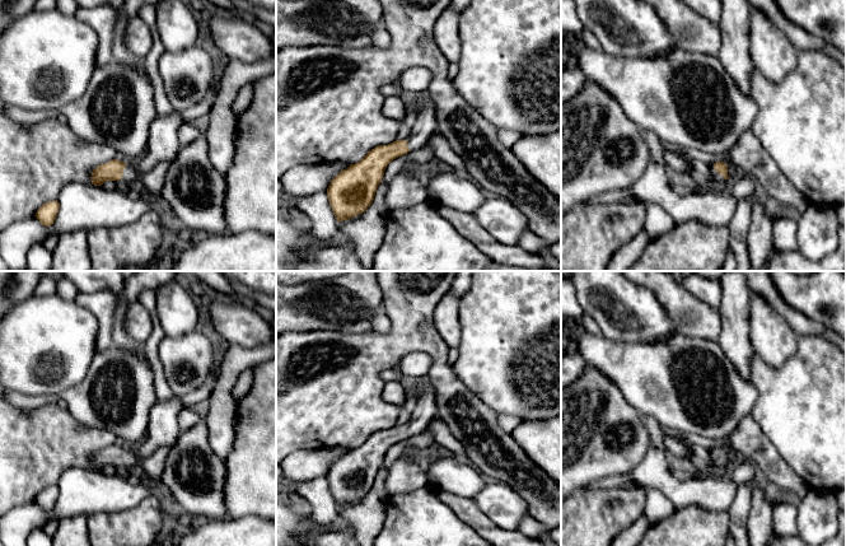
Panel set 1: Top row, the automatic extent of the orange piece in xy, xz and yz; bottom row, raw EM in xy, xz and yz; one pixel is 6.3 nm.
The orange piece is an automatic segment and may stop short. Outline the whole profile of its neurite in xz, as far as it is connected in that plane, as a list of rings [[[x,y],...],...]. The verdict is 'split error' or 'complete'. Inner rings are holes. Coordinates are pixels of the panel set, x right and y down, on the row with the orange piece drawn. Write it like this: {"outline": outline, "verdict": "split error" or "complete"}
{"outline": [[[430,95],[419,102],[416,122],[406,140],[396,140],[369,150],[360,162],[350,164],[331,181],[327,197],[337,221],[366,211],[373,204],[387,165],[410,150],[425,148],[435,131],[435,101]]], "verdict": "split error"}

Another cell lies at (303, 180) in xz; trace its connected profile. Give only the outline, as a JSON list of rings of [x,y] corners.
[[[347,162],[298,165],[280,178],[282,191],[296,197],[327,190],[331,181],[347,167]]]

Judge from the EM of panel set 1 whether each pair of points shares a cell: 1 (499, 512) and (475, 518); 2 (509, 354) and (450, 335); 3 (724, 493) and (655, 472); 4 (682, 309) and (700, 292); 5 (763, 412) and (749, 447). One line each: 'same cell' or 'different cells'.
1: different cells
2: different cells
3: same cell
4: different cells
5: different cells

